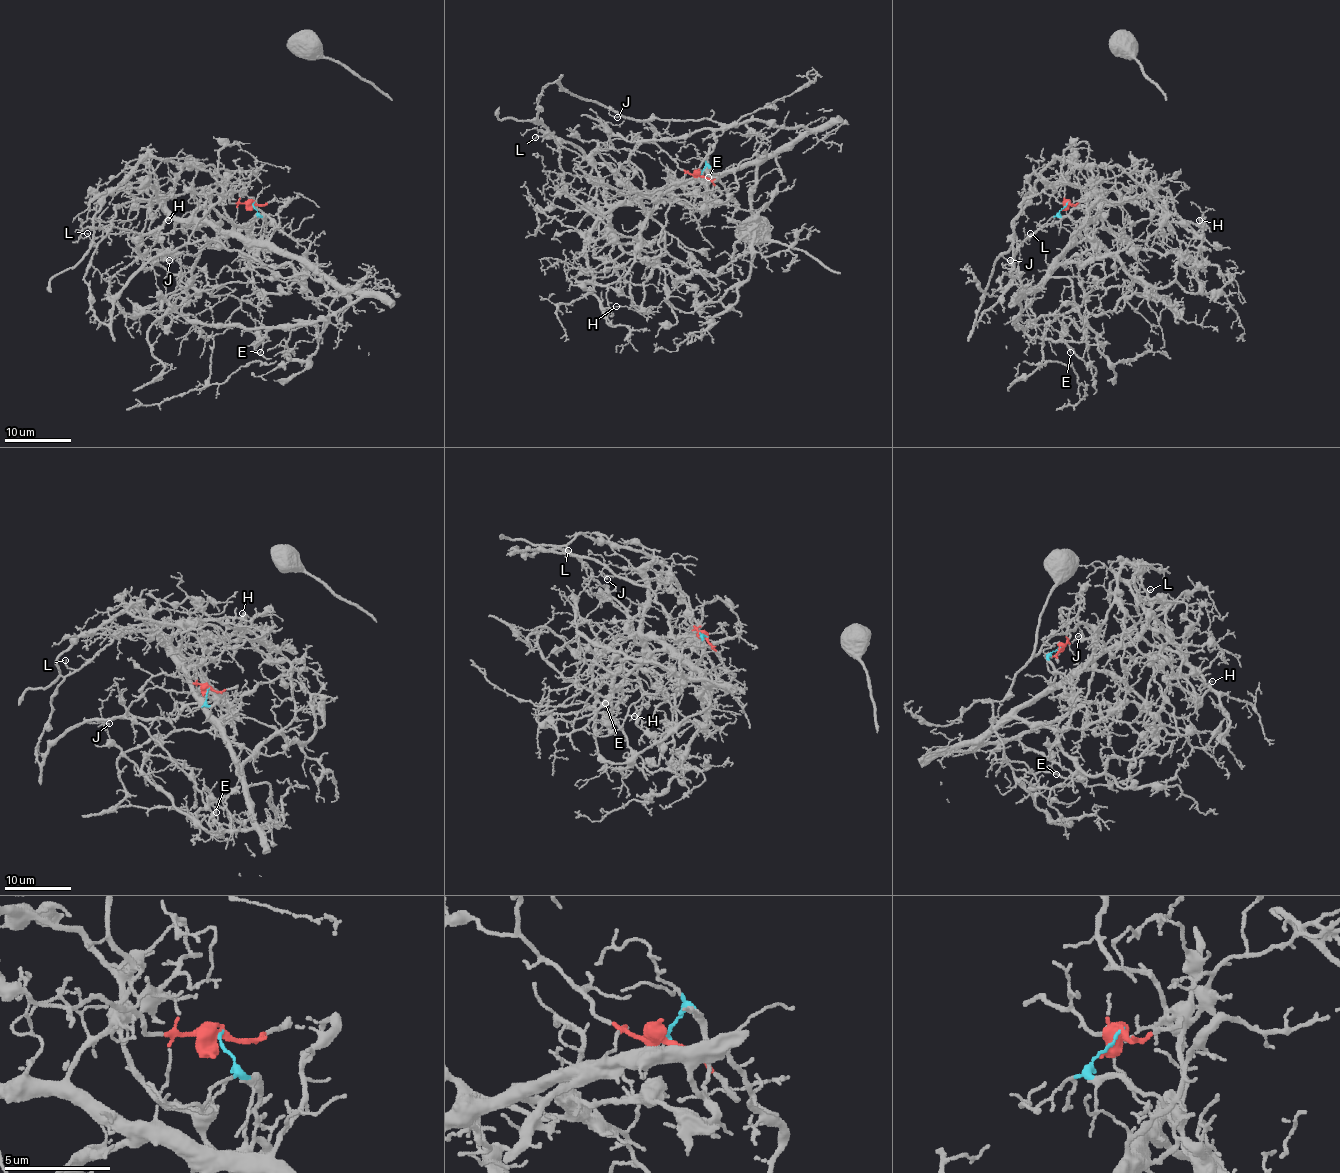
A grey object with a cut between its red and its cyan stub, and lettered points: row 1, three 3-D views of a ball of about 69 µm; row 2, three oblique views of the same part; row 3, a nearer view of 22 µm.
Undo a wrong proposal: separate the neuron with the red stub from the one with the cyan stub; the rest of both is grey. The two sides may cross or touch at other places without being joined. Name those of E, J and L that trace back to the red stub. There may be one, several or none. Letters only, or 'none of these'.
J, L

